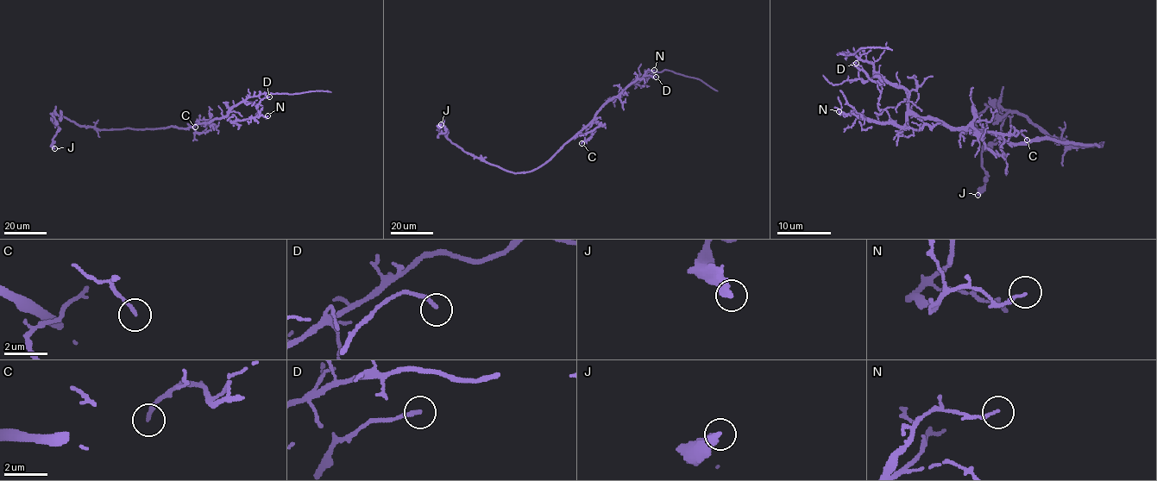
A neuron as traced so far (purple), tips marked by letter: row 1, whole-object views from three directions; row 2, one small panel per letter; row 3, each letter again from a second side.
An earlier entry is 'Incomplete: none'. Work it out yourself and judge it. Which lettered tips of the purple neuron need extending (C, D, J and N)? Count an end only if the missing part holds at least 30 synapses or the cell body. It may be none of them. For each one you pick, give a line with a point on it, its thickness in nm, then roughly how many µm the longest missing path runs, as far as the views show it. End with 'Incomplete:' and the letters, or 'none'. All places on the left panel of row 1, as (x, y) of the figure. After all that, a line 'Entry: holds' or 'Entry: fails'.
Incomplete: none
Entry: holds

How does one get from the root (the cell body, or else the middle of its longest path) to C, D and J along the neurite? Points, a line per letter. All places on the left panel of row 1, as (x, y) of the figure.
C: (179, 128), (212, 123), (198, 123), (195, 127)
D: (179, 128), (188, 128), (221, 119), (241, 102), (258, 104), (269, 96)
J: (179, 128), (98, 129), (79, 126), (54, 114), (53, 121), (59, 128), (53, 140), (54, 148)

